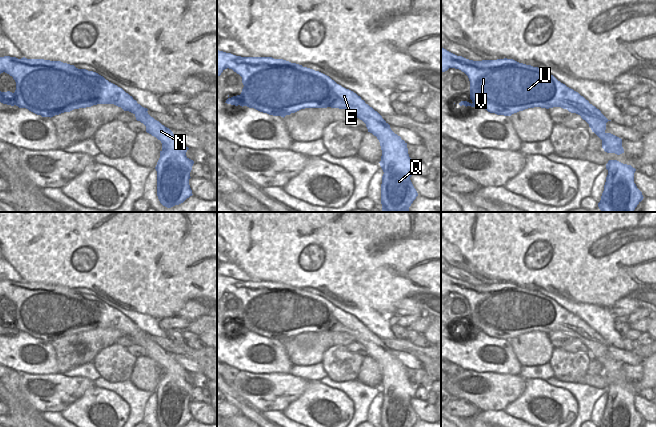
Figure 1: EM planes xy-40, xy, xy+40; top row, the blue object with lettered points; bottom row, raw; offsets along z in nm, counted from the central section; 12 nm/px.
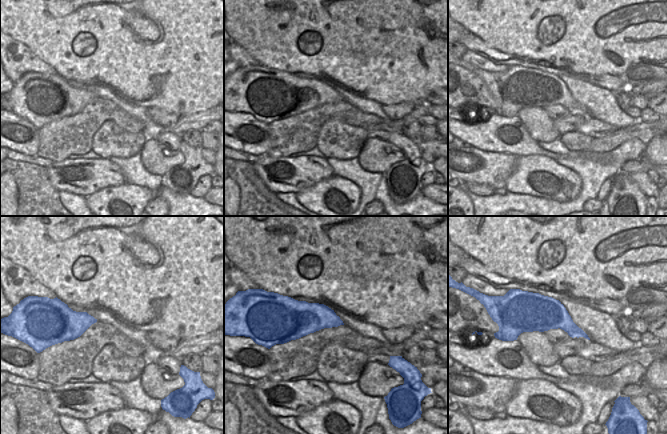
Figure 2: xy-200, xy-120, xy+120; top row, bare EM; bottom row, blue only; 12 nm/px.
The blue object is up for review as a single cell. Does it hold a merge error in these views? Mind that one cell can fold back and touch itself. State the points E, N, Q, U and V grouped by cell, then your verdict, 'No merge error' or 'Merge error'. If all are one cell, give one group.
Groups: E N Q U V. No merge error

